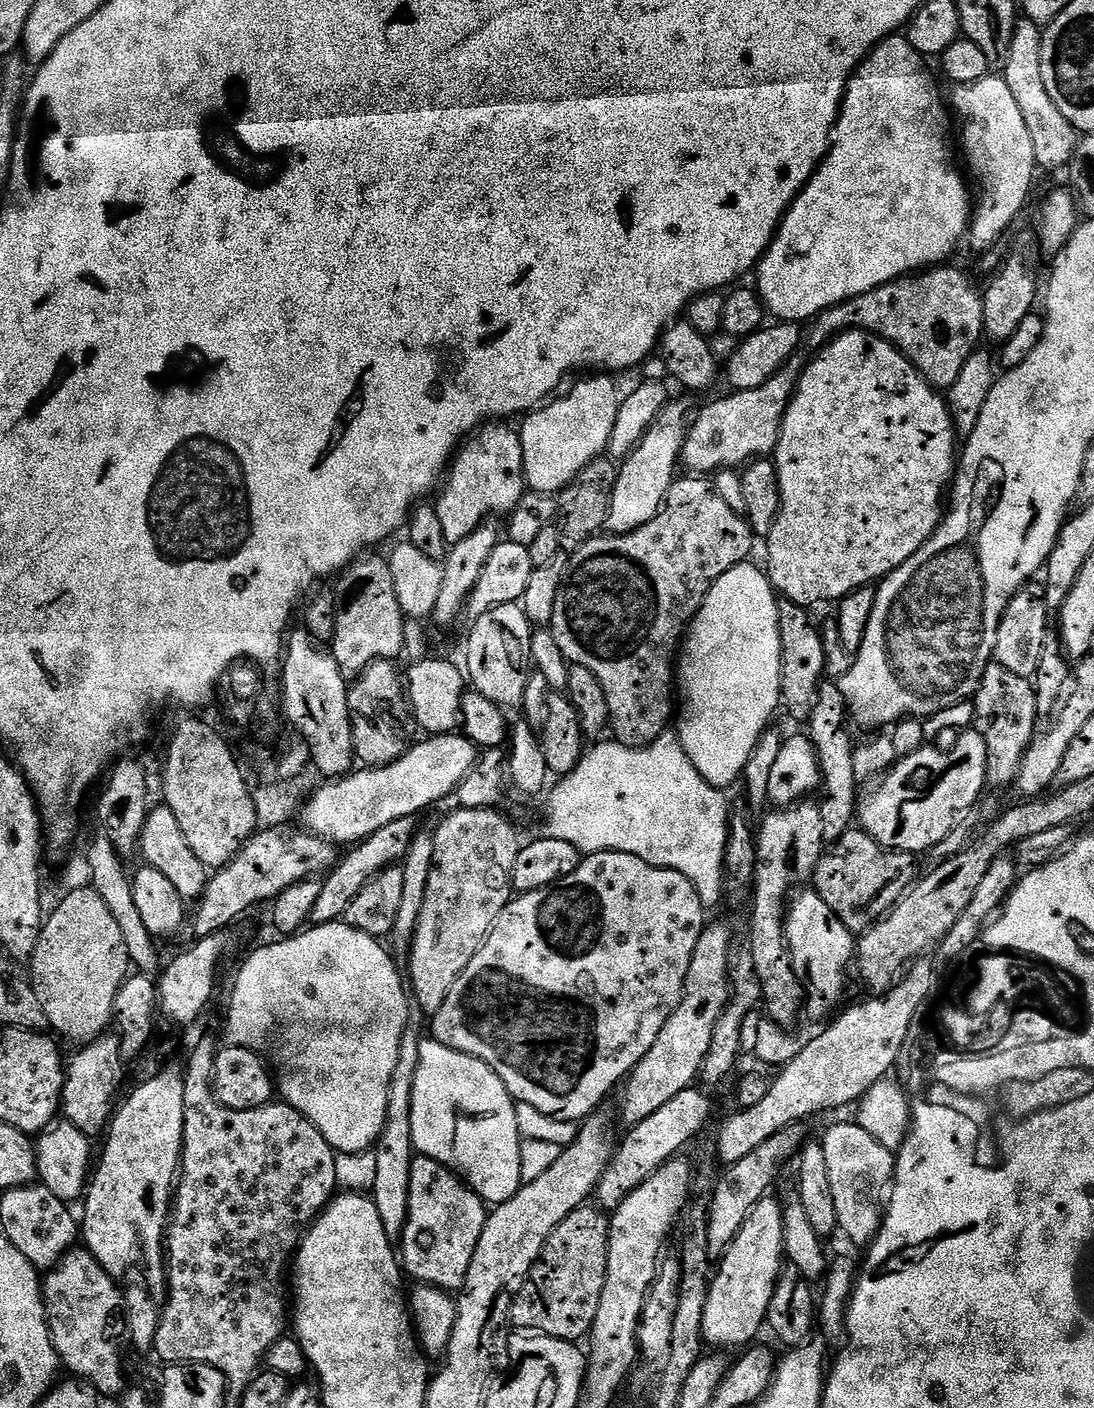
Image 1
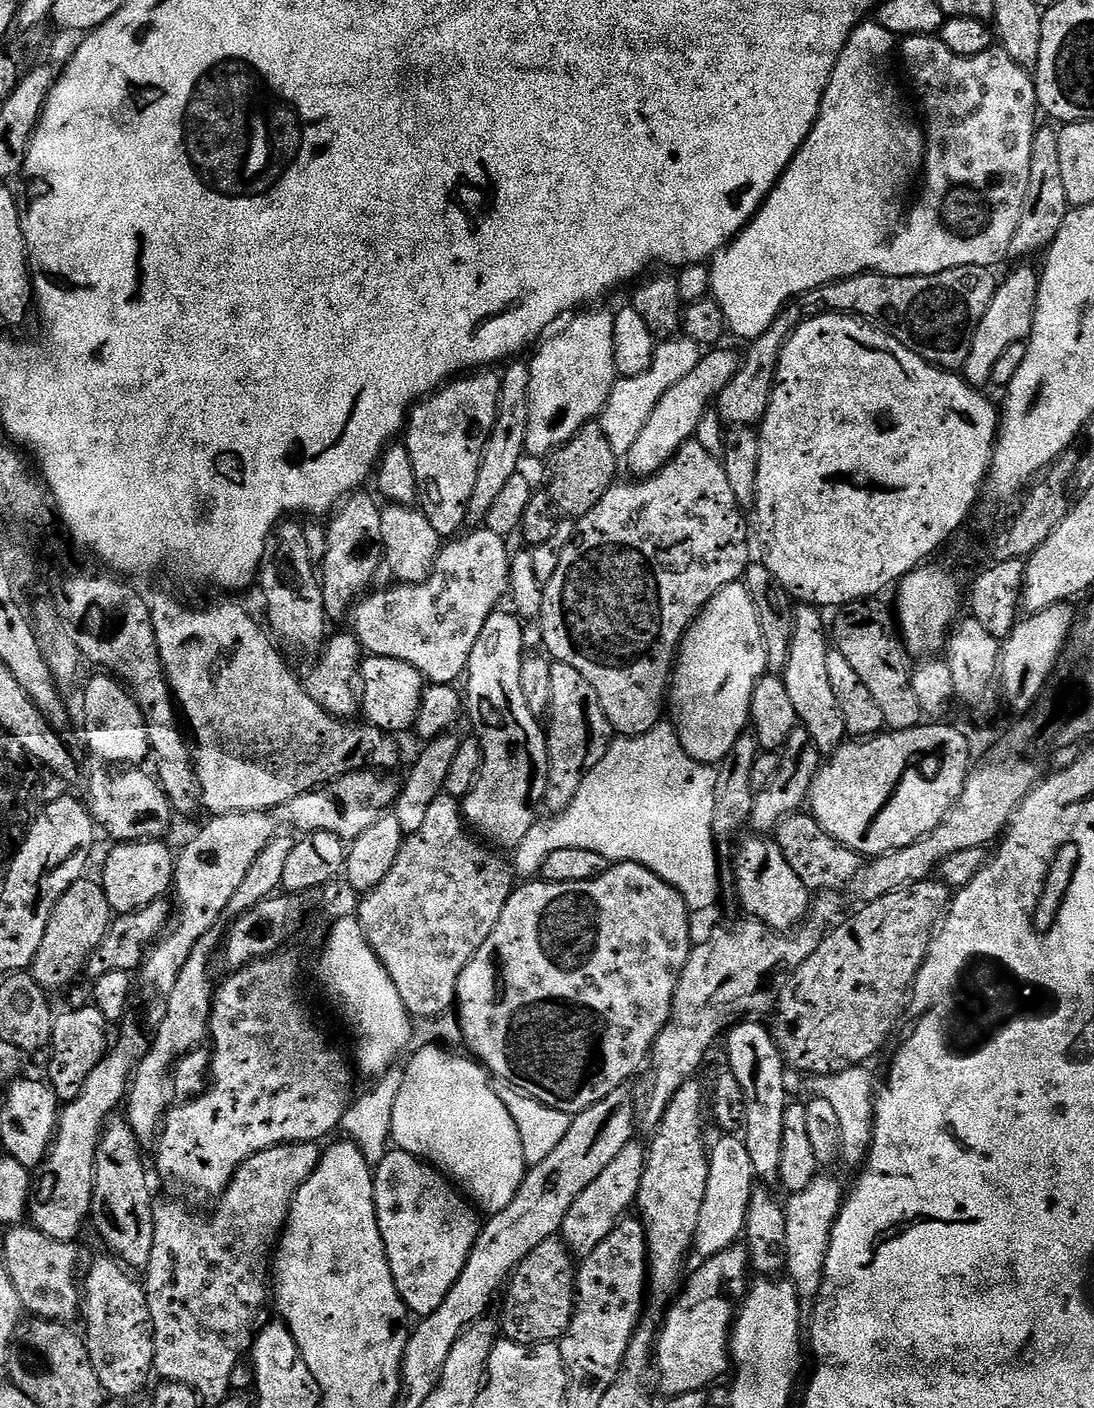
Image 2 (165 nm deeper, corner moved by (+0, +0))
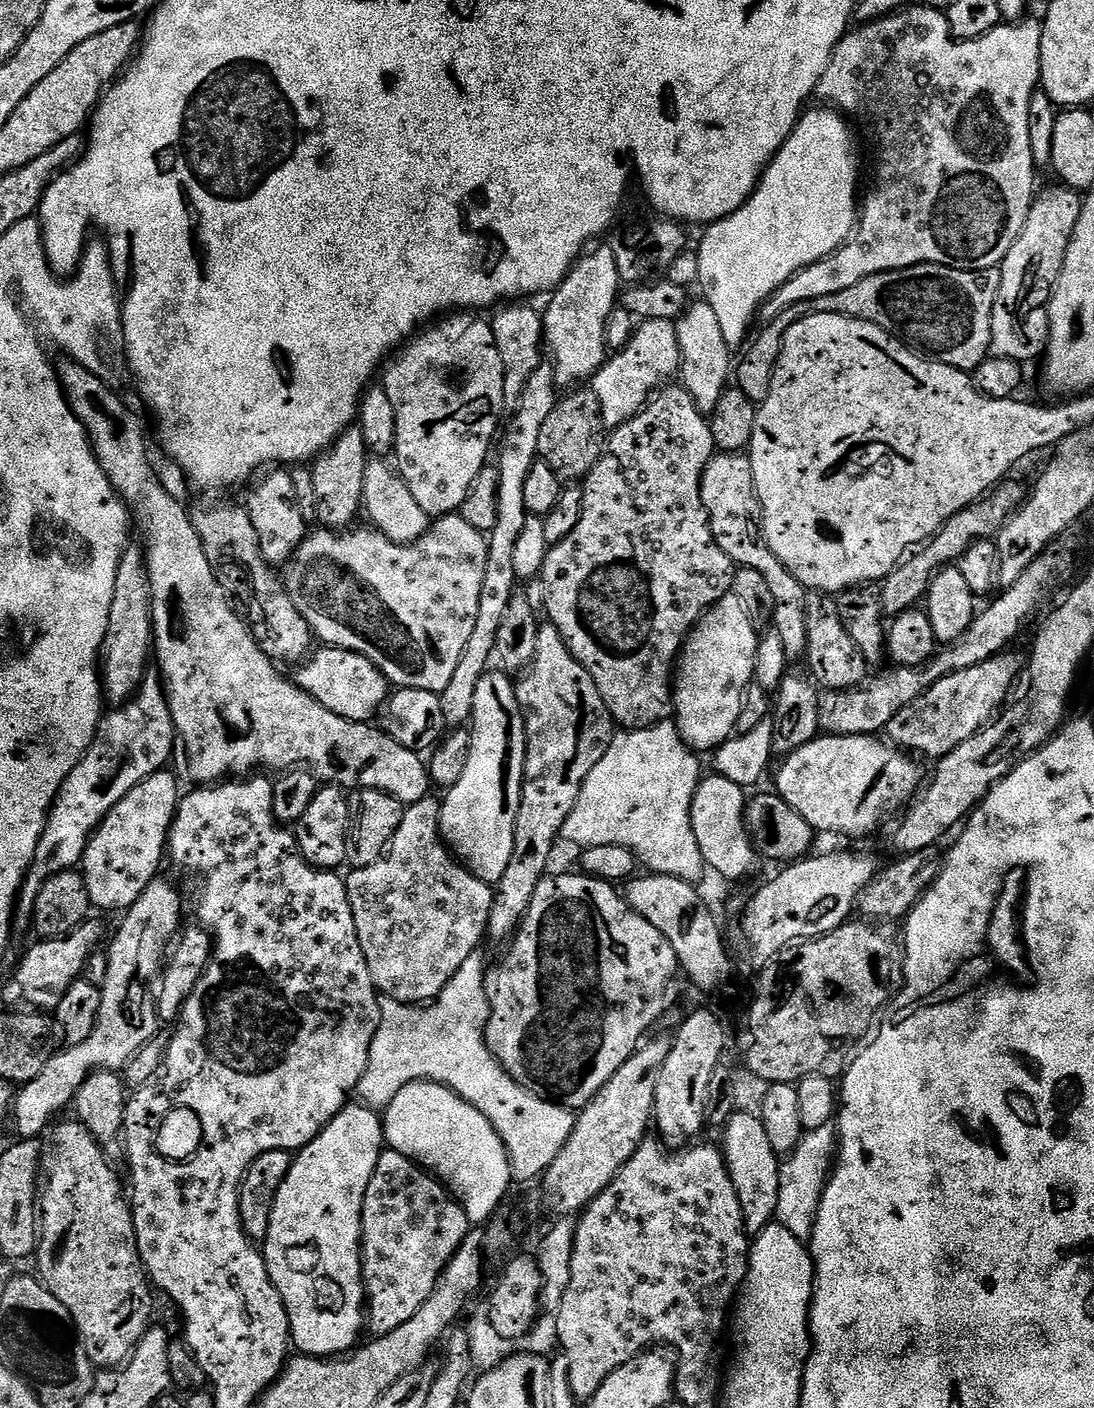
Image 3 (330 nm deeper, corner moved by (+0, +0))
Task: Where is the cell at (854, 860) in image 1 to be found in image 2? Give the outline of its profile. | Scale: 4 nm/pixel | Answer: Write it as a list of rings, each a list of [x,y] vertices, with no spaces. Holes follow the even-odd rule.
[[[810,814],[788,816],[776,826],[774,841],[781,848],[790,867],[801,878],[804,886],[812,894],[840,894],[843,888],[855,881],[862,872],[860,853],[842,846]]]

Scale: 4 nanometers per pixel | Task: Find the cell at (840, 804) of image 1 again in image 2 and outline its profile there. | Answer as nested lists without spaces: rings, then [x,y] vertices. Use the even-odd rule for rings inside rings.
[[[801,603],[793,614],[793,637],[790,638],[789,660],[782,673],[782,679],[786,686],[786,691],[790,693],[790,698],[796,711],[796,719],[808,731],[813,744],[821,754],[831,754],[837,752],[841,744],[845,743],[848,731],[846,730],[846,718],[842,718],[842,706],[838,706],[838,697],[834,694],[833,687],[830,686],[830,673],[826,658],[830,651],[830,632],[824,629],[825,613],[819,607]]]

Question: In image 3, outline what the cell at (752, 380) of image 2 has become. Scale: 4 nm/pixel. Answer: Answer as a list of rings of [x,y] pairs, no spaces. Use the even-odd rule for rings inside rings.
[[[915,264],[909,268],[899,268],[889,272],[875,272],[862,278],[854,286],[846,286],[846,290],[838,290],[838,294],[830,294],[822,298],[814,298],[808,302],[798,302],[767,321],[768,325],[760,333],[751,337],[750,343],[743,349],[744,357],[739,357],[734,368],[734,384],[746,394],[746,398],[760,405],[770,394],[770,382],[774,378],[776,359],[780,353],[780,344],[784,340],[784,332],[792,325],[792,321],[801,316],[811,316],[814,312],[822,314],[842,314],[850,318],[858,318],[886,330],[891,336],[902,341],[911,348],[931,359],[942,362],[946,366],[954,366],[958,370],[971,374],[992,352],[992,311],[1000,289],[999,267],[987,268],[971,272],[958,270],[941,264]]]

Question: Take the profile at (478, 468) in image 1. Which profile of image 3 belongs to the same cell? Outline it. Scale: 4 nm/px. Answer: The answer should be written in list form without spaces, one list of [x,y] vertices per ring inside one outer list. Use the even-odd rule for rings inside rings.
[[[456,310],[429,323],[423,330],[417,331],[382,368],[382,386],[386,394],[390,394],[390,406],[394,406],[394,464],[410,494],[414,494],[414,502],[418,502],[430,518],[459,513],[462,502],[466,502],[466,494],[470,494],[470,486],[474,486],[474,478],[478,478],[480,471],[489,463],[488,447],[491,444],[493,447],[506,412],[502,358],[498,358],[491,323],[480,316],[483,315]]]

